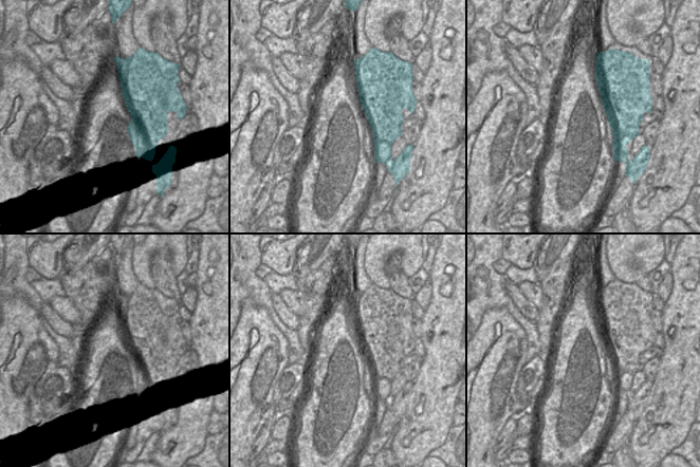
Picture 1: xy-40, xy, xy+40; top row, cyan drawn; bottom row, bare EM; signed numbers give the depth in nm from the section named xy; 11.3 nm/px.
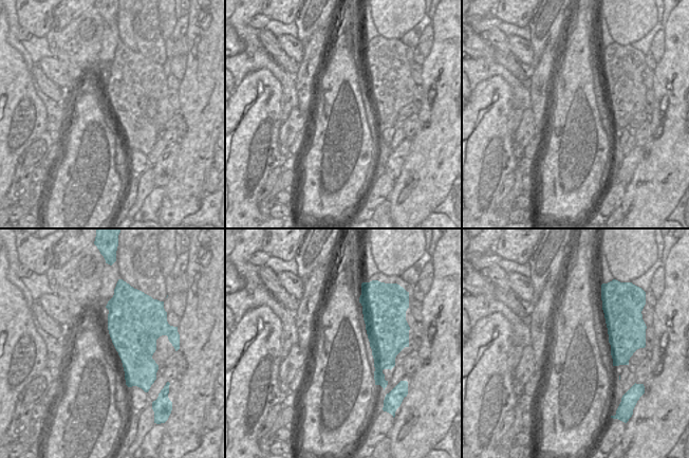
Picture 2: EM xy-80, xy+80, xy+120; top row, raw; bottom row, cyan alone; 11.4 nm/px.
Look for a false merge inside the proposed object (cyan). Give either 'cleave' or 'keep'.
cleave

